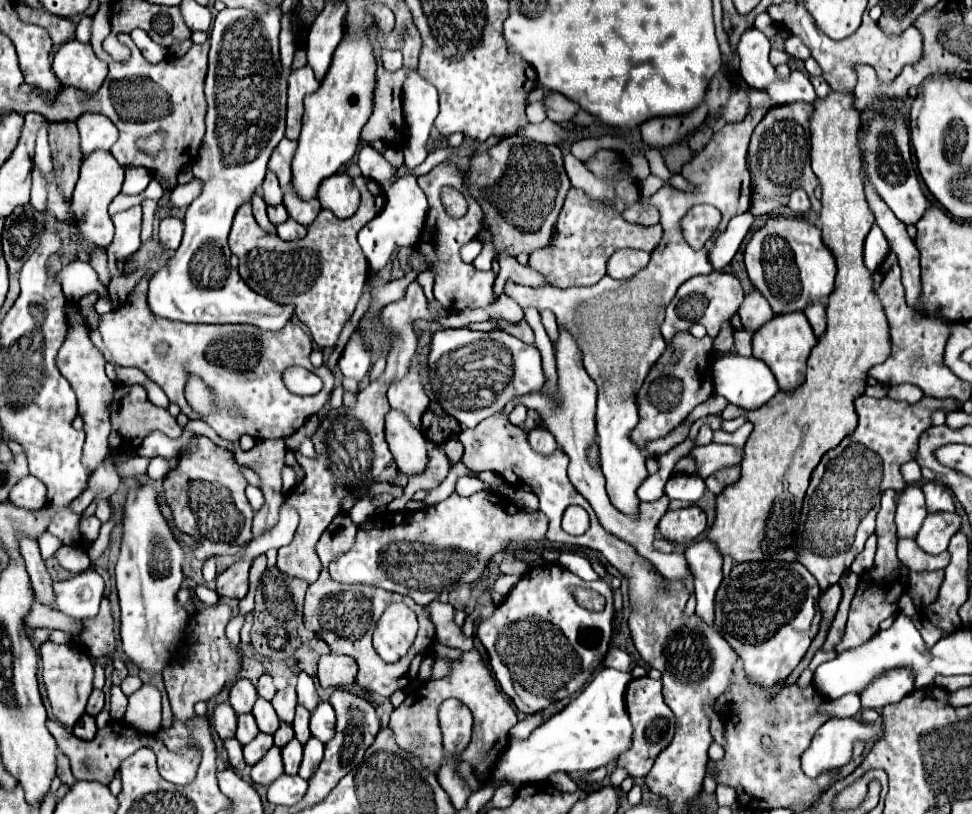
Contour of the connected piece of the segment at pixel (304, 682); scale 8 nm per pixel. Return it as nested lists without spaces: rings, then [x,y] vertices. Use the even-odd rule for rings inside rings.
[[[299,673],[299,677],[297,677],[297,697],[299,697],[299,703],[309,711],[313,711],[319,703],[315,683],[307,673]]]

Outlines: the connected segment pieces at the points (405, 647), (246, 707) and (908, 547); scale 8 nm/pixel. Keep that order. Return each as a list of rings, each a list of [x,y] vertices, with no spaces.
[[[393,603],[387,609],[373,633],[373,645],[379,657],[387,663],[399,661],[407,655],[417,635],[417,617],[407,605]]]
[[[239,679],[233,687],[231,687],[231,707],[235,709],[235,713],[249,713],[253,709],[253,703],[257,699],[257,689],[249,679]]]
[[[899,539],[899,557],[911,571],[935,571],[949,565],[949,551],[929,555],[917,547],[913,539]]]

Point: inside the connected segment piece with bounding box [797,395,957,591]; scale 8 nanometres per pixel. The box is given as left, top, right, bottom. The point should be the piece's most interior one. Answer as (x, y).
(839, 511)

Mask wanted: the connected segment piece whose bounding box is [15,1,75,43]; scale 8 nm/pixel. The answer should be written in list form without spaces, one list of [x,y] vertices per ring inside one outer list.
[[[21,1],[15,5],[15,11],[19,13],[19,19],[23,19],[27,23],[37,23],[43,29],[47,29],[53,43],[65,43],[75,33],[75,25],[69,19],[51,15],[47,11],[33,11],[27,5],[23,5]]]

